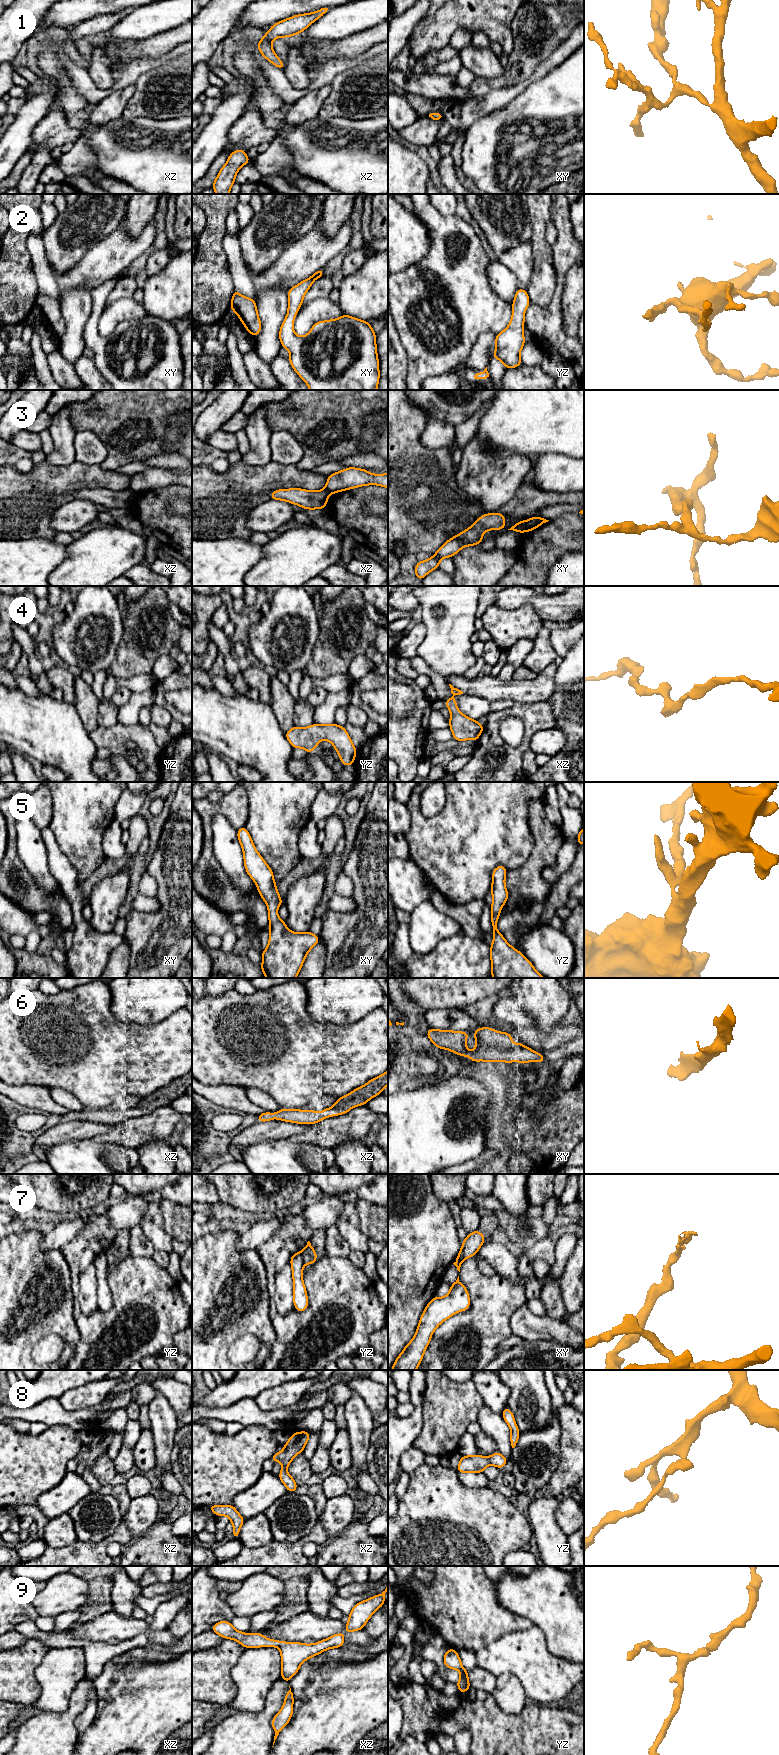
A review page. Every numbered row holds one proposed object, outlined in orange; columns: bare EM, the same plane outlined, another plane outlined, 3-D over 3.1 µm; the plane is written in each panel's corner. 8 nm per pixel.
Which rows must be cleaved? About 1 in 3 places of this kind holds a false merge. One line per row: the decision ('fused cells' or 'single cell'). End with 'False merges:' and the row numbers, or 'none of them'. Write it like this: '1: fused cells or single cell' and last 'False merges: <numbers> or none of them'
1: single cell
2: single cell
3: fused cells
4: single cell
5: single cell
6: single cell
7: fused cells
8: single cell
9: single cell
False merges: 3, 7

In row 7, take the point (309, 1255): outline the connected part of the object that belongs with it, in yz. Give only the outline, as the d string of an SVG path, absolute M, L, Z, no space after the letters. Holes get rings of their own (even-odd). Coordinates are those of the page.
M310 1241L307 1242L305 1248L300 1252L303 1256L305 1264L313 1264L317 1261L317 1253L315 1252Z

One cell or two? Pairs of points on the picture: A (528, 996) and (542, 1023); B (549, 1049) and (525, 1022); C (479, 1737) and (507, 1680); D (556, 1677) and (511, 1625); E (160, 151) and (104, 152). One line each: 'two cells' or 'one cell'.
A: one cell
B: two cells
C: two cells
D: two cells
E: one cell

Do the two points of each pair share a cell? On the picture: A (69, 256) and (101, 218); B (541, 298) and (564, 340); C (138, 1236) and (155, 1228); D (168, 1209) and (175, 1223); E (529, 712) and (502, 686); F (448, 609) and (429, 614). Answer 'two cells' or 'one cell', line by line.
A: one cell
B: two cells
C: two cells
D: one cell
E: two cells
F: one cell

